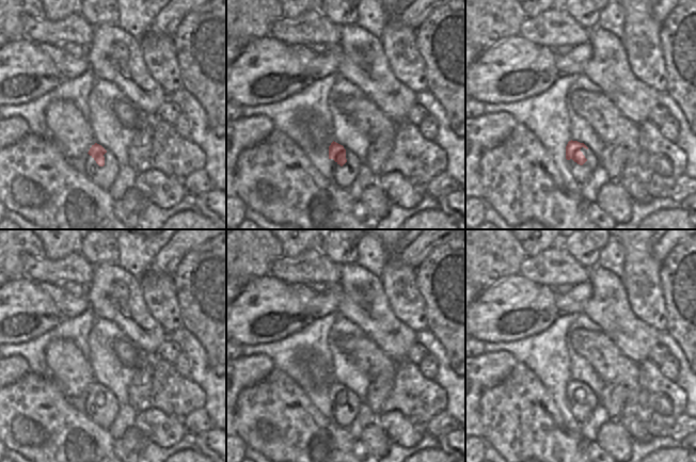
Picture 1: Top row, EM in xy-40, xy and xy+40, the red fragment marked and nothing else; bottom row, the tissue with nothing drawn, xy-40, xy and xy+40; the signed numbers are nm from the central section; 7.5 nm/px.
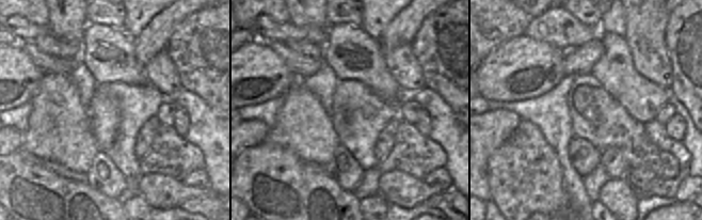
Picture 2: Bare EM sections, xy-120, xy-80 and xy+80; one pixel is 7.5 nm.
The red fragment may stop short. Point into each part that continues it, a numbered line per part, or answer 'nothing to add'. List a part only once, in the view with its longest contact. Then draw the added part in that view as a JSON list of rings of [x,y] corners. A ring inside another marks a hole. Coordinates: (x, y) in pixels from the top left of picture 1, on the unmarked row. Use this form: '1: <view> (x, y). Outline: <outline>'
1: xy+40 (581, 413). Outline: [[[582,386],[580,389],[583,392],[587,400],[583,404],[580,404],[572,398],[570,398],[568,399],[568,407],[576,423],[582,425],[583,423],[589,419],[591,413],[599,404],[599,400],[598,400],[598,395],[589,387],[586,388]]]

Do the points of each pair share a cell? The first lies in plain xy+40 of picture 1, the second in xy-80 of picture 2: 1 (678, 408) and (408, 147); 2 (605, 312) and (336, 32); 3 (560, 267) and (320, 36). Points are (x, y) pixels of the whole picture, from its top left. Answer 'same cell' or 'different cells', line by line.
1: same cell
2: same cell
3: same cell

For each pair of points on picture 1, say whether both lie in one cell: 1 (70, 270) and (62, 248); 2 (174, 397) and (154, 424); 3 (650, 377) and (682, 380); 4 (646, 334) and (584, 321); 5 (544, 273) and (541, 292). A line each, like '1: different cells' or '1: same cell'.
1: different cells
2: different cells
3: different cells
4: different cells
5: different cells

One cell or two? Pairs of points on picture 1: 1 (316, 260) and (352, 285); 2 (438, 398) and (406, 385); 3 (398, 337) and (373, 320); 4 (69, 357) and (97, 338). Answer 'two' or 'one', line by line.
1: two
2: one
3: one
4: two

